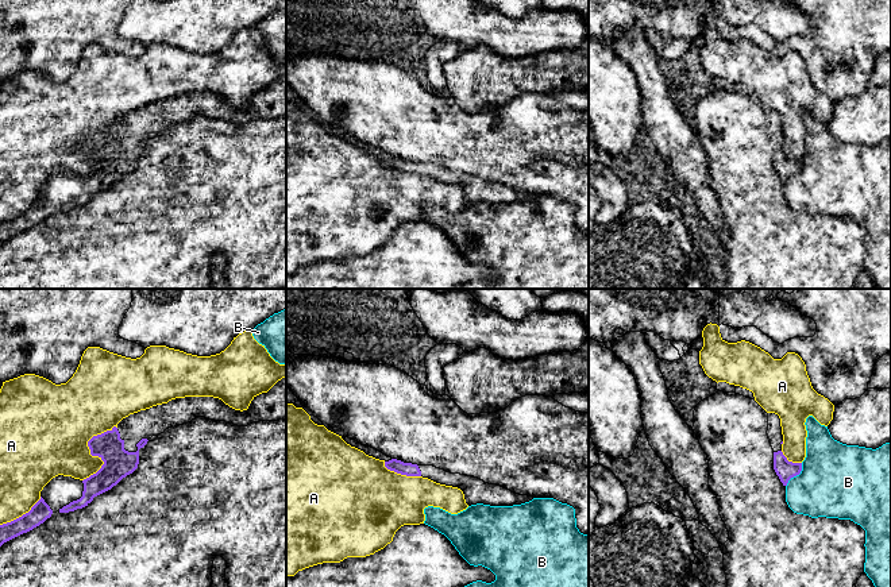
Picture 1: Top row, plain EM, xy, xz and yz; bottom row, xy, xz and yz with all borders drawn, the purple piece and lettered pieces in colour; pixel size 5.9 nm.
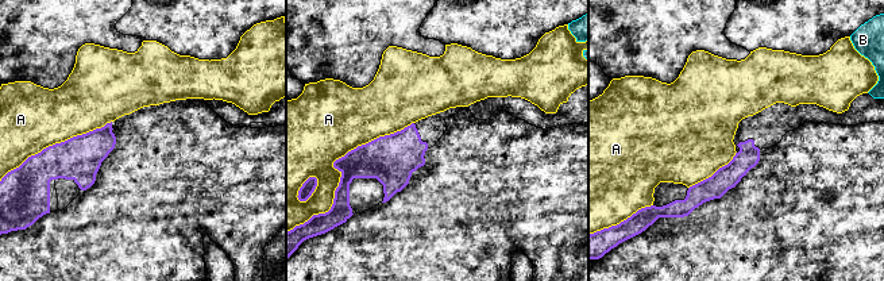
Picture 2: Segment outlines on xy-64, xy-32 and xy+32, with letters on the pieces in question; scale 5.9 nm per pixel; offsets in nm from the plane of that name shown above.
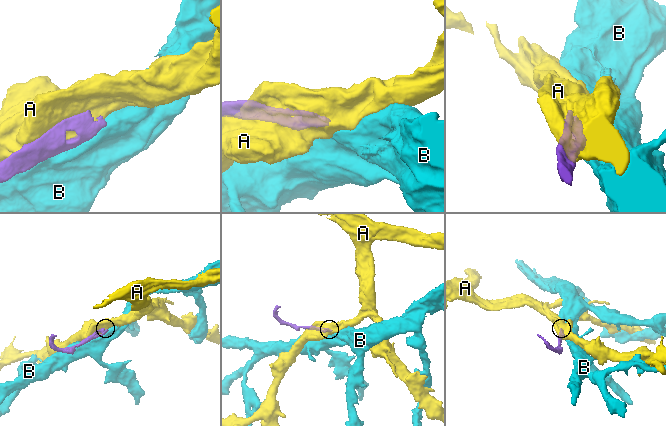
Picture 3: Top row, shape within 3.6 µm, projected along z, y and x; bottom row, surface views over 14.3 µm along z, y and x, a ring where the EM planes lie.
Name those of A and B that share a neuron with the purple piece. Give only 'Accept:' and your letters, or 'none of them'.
Accept: none of them

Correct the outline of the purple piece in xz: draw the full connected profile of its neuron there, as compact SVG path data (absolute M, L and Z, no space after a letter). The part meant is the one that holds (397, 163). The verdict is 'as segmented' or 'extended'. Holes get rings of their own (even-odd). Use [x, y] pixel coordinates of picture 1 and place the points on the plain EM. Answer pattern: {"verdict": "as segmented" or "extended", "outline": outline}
{"verdict": "extended", "outline": "M392 157L385 159L385 165L401 173L423 174L440 182L458 185L463 189L468 204L477 201L490 204L513 204L533 197L533 194L520 193L501 184L485 181L478 175L451 171L433 163L417 163Z"}

